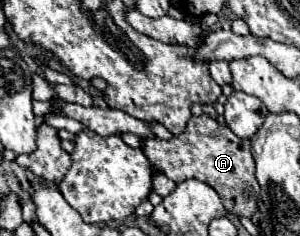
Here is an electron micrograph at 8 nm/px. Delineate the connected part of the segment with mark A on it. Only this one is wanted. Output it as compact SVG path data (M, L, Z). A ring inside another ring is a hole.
M205 114L193 116L185 132L173 136L173 140L161 140L161 138L143 140L143 152L149 158L149 162L165 176L169 176L173 182L181 182L187 178L201 180L219 194L227 212L251 218L253 212L257 210L259 190L247 190L247 174L255 176L255 162L249 148L251 148L249 140L233 136L229 128L221 126L217 120L211 120Z

